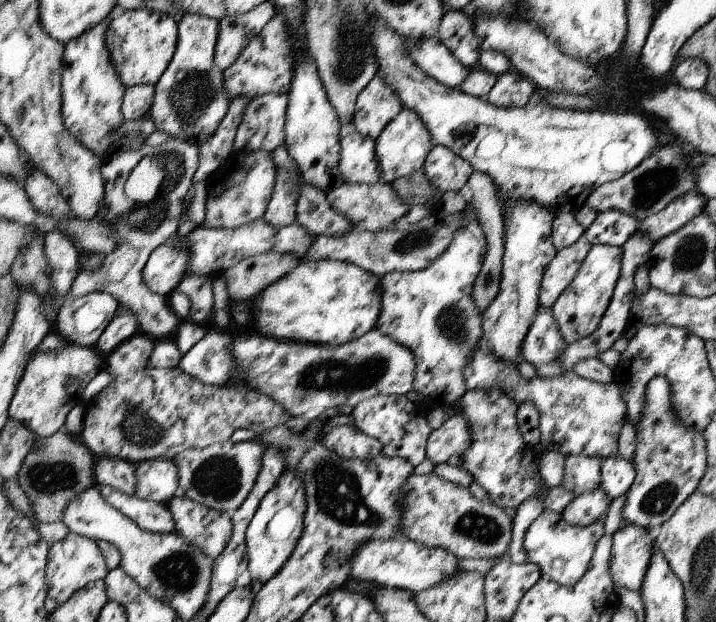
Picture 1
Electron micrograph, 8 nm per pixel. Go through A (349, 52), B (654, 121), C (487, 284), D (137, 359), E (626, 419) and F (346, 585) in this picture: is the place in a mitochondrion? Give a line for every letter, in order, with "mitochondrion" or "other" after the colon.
A: mitochondrion
B: other
C: mitochondrion
D: other
E: other
F: other

